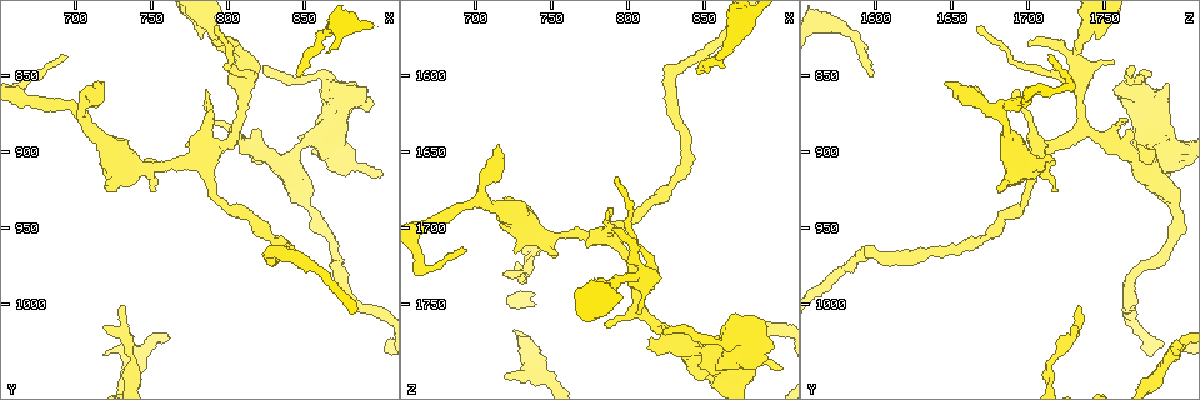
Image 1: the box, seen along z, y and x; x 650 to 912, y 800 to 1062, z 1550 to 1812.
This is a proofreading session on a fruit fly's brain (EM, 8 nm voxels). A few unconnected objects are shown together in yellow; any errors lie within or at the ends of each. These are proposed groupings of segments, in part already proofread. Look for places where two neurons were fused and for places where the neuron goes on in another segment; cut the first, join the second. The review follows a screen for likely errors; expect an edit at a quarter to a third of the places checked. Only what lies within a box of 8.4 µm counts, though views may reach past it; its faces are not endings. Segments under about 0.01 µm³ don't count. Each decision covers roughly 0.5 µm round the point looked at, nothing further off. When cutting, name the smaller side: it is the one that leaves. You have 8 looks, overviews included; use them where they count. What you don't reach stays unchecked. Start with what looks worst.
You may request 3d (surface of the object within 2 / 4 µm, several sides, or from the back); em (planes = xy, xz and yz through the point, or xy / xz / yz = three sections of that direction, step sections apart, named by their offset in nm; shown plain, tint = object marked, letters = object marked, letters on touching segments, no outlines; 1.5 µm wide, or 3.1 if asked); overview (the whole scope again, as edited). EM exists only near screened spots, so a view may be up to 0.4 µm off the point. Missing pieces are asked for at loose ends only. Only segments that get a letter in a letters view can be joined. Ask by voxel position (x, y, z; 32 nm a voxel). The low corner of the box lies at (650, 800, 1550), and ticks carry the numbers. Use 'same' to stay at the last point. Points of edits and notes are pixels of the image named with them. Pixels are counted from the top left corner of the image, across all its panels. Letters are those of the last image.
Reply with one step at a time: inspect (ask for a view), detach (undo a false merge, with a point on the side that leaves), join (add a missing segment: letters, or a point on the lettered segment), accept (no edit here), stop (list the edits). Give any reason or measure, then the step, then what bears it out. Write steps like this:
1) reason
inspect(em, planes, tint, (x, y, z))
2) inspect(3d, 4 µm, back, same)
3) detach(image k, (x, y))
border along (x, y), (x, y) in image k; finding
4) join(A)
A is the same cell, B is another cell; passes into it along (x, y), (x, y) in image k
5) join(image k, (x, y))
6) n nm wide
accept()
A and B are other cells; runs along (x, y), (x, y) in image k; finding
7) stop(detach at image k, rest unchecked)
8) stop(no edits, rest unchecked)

branch stops here
inspect(em, planes, letters, (844, 850, 1598))

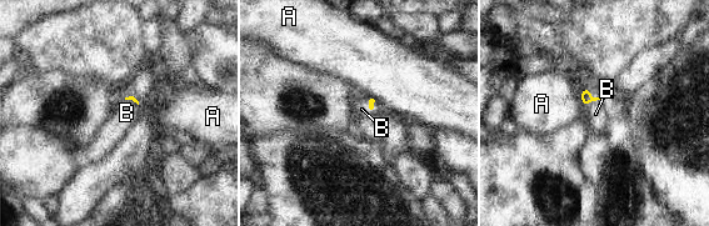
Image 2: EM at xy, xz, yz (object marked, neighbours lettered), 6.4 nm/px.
join(B)
B is the same cell, A is another cell; passes into it along (585, 96), (597, 99), (595, 114) in image 2; the neuron continues

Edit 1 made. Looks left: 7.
branch stops here
inspect(3d, 4 µm, (720, 1014, 1730))

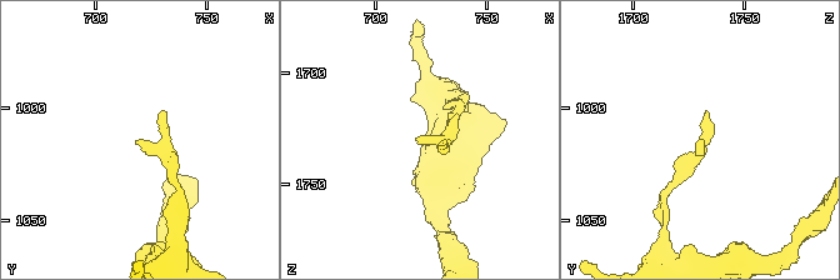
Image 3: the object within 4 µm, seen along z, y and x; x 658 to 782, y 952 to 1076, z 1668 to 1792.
need the tissue
inspect(em, planes, letters, (719, 1013, 1730))

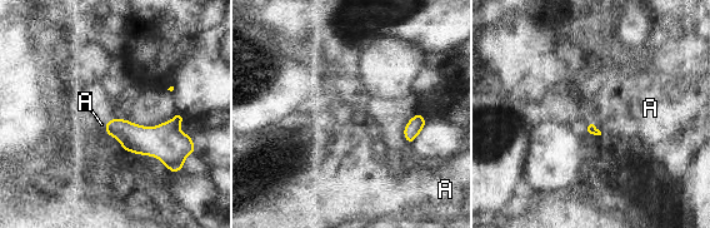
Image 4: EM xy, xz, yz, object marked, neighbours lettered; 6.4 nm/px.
accept()
A is another cell; border along (590, 119), (601, 134) in image 4; none of them fits

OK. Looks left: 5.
inspect(em, yz, step 4, letters, (856, 894, 1778))

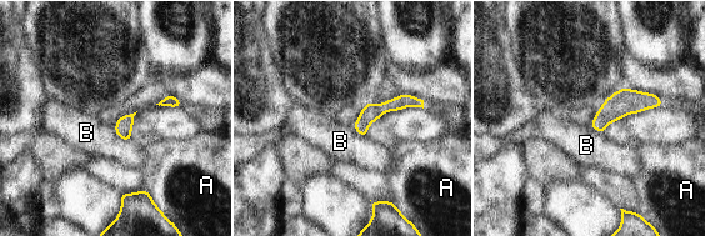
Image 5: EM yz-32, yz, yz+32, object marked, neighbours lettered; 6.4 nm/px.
accept()
A and B are other cells; one neuron here

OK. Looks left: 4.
stop(join at image 2, rest unchecked)

